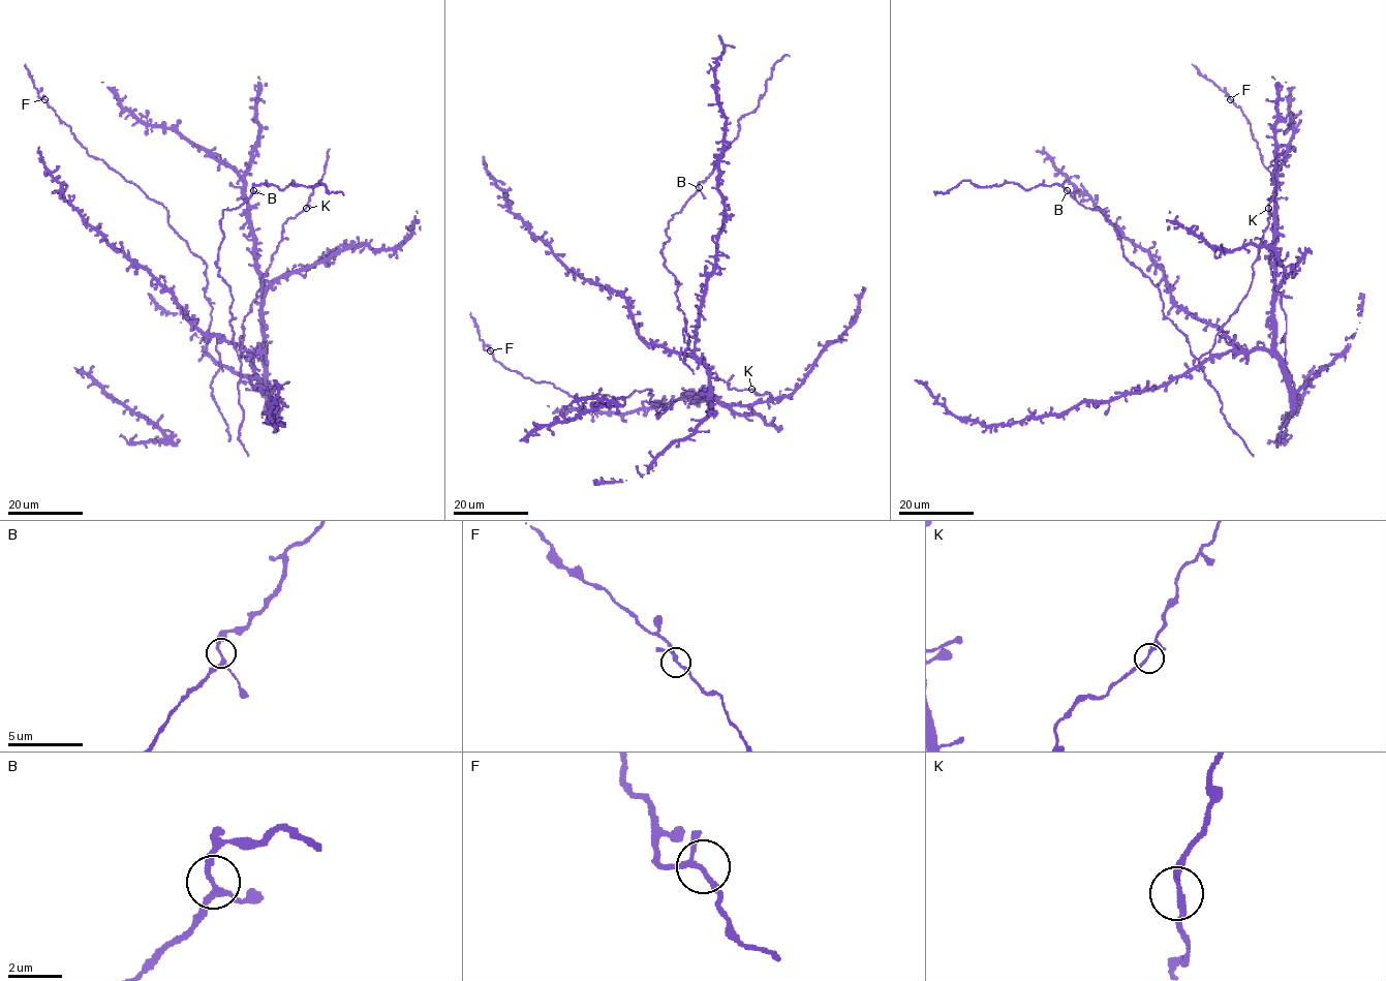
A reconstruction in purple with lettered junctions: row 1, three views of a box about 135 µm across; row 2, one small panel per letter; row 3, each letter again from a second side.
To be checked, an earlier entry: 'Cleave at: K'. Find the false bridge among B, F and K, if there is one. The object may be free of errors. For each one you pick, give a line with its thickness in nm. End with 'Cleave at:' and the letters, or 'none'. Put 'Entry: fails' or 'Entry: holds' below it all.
Cleave at: none
Entry: fails

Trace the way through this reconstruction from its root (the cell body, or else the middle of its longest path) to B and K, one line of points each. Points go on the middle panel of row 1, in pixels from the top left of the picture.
B: (709, 408), (710, 372), (695, 354), (696, 328), (679, 308), (678, 281), (661, 254), (669, 222), (699, 187)
K: (709, 408), (710, 372), (695, 354), (696, 328), (685, 319), (688, 347), (707, 372), (729, 389), (751, 389)

